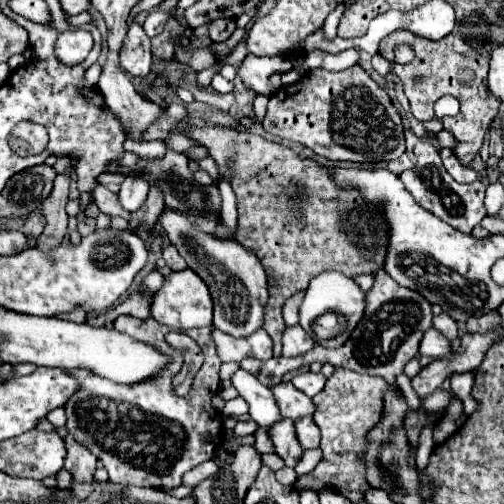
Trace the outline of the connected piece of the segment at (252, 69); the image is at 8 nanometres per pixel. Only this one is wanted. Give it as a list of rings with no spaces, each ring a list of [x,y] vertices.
[[[248,54],[242,62],[240,74],[244,84],[256,92],[256,94],[272,94],[274,90],[268,84],[268,76],[276,70],[288,72],[292,68],[292,62],[288,56],[272,56],[272,58],[258,58],[254,54]]]

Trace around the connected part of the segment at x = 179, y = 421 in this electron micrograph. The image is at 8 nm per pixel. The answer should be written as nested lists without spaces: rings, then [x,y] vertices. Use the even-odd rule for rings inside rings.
[[[194,328],[188,330],[188,335],[198,342],[204,354],[204,364],[194,376],[194,384],[188,396],[176,396],[172,390],[172,376],[178,370],[176,366],[182,364],[180,352],[168,354],[172,362],[166,368],[162,368],[158,376],[152,376],[148,380],[134,382],[134,384],[116,384],[84,368],[64,370],[68,376],[72,376],[78,382],[78,392],[74,392],[64,406],[66,418],[68,418],[66,430],[68,434],[74,436],[78,444],[84,444],[98,460],[104,462],[104,468],[108,470],[112,482],[132,484],[132,486],[154,486],[154,488],[180,486],[184,472],[192,470],[200,462],[210,460],[214,456],[214,450],[218,448],[218,430],[220,430],[220,442],[222,442],[222,418],[218,420],[218,412],[212,406],[212,398],[216,396],[220,386],[218,368],[222,362],[218,360],[214,340],[210,340],[210,328]]]

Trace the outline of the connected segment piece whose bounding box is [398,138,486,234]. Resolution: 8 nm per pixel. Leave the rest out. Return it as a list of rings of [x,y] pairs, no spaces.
[[[420,138],[414,146],[414,156],[416,156],[416,166],[412,170],[404,170],[398,178],[402,180],[402,184],[408,188],[408,192],[414,196],[414,200],[426,208],[428,212],[432,212],[434,216],[438,216],[440,220],[444,220],[446,224],[450,224],[452,228],[460,230],[462,234],[470,234],[474,230],[474,226],[480,224],[480,220],[486,216],[484,210],[484,190],[486,186],[482,182],[472,182],[472,184],[458,184],[444,168],[438,148],[434,146],[434,142],[430,138]]]

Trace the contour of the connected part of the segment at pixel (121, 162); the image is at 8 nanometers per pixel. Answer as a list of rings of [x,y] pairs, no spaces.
[[[166,150],[166,154],[162,158],[156,160],[144,160],[132,152],[124,152],[122,158],[112,160],[106,166],[106,172],[114,172],[114,174],[124,174],[124,176],[142,176],[150,186],[158,186],[164,194],[164,204],[166,208],[172,208],[176,212],[188,212],[192,216],[196,216],[198,220],[208,220],[208,222],[216,222],[216,218],[220,216],[220,192],[218,186],[200,186],[190,168],[188,168],[188,158],[180,152],[174,150]]]

